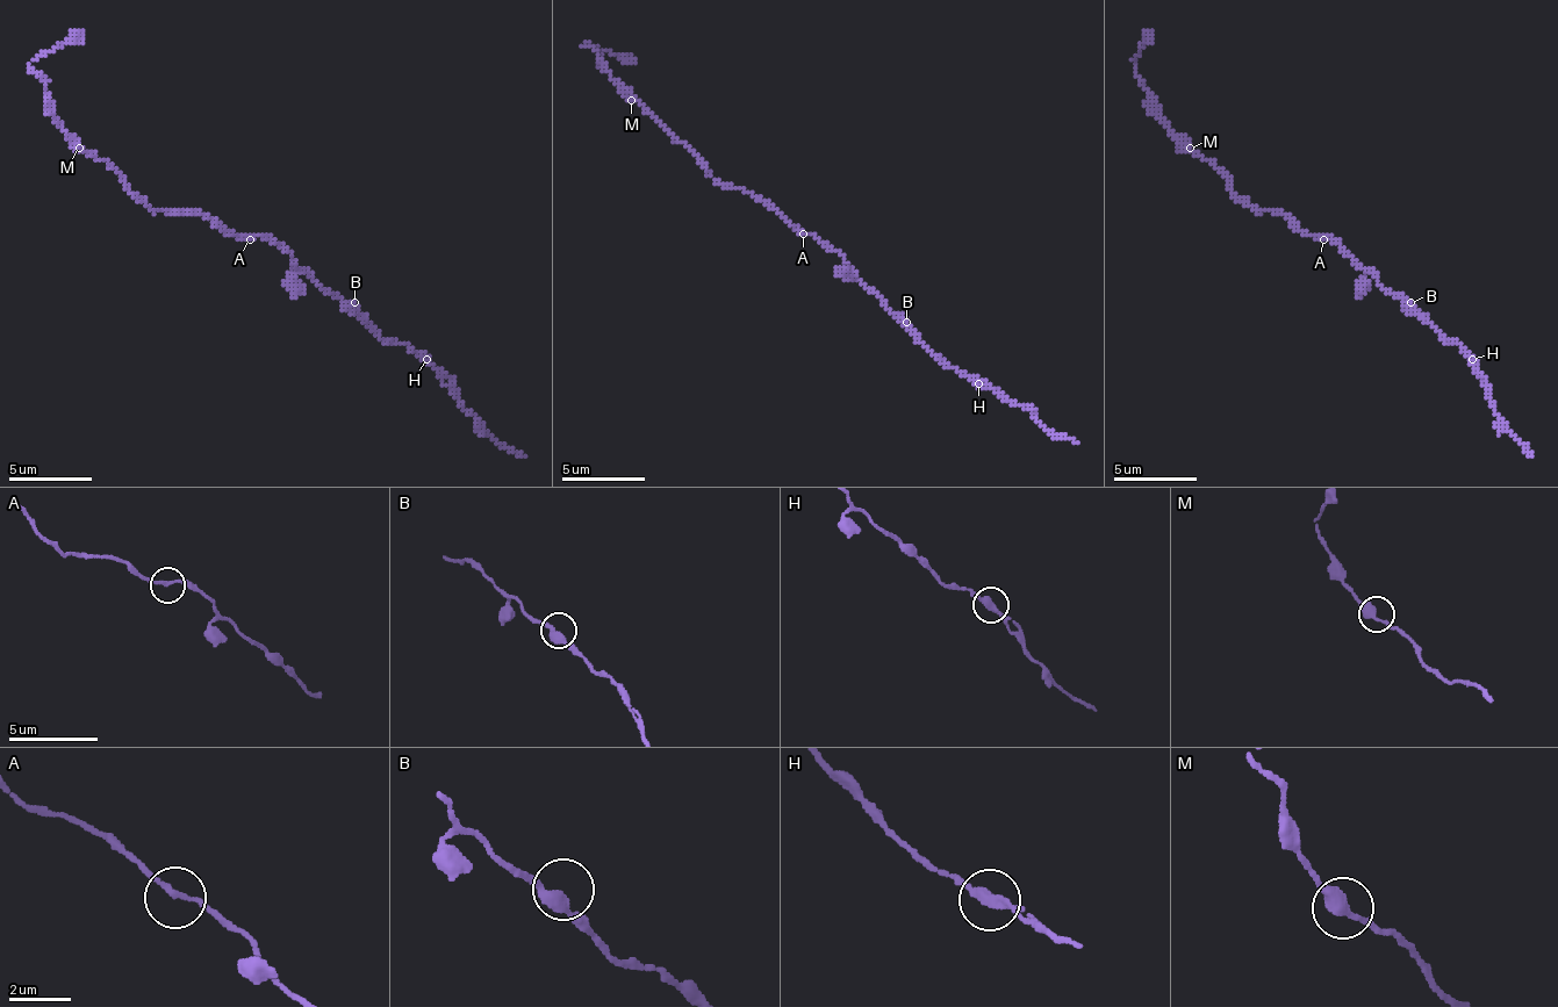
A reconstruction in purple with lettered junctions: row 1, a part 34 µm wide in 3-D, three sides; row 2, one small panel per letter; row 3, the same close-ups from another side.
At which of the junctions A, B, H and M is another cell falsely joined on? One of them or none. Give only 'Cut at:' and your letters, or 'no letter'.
Cut at: no letter

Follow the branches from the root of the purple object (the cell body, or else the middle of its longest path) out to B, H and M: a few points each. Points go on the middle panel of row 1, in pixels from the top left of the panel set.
B: (803, 230), (827, 243), (890, 309), (906, 322)
H: (803, 230), (827, 243), (940, 359), (966, 372), (977, 385)
M: (803, 230), (794, 230), (773, 209), (748, 192), (723, 188), (657, 117), (631, 100)

